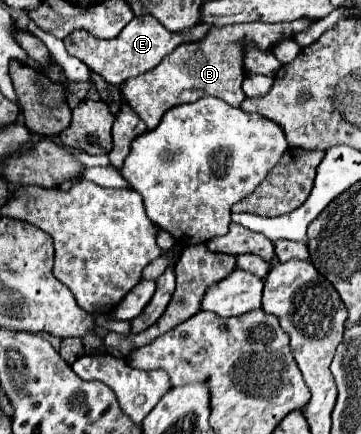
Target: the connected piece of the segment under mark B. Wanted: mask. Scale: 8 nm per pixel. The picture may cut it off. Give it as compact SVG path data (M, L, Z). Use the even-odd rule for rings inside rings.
M298 18L294 22L266 24L266 22L250 22L250 24L232 24L224 28L210 28L208 34L198 42L180 44L166 60L158 64L158 68L136 76L134 80L126 80L122 86L124 100L132 104L134 112L146 122L148 130L160 124L160 118L170 106L180 106L182 102L196 102L204 96L216 96L230 106L240 106L244 102L242 82L246 78L244 68L244 52L248 44L254 44L258 50L268 52L280 40L294 38L298 32L308 30L312 20Z

